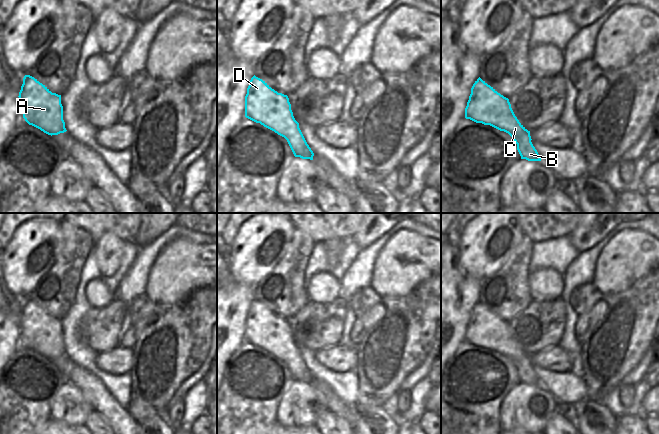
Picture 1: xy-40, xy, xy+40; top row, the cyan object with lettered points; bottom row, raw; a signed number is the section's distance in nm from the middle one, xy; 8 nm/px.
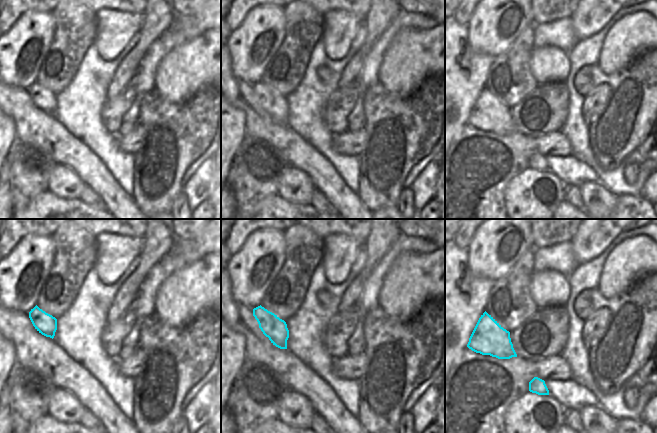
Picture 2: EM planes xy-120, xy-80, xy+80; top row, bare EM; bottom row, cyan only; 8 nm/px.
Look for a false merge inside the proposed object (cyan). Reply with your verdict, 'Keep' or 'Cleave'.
Keep.

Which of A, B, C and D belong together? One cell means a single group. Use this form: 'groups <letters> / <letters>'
groups A B C D

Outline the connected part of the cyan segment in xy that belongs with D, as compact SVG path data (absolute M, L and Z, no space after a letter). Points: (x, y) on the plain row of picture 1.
M255 299L249 306L247 318L245 320L245 341L256 347L260 347L264 351L284 361L295 381L313 384L314 377L307 368L299 352L299 347L293 340L288 320L278 317L265 305Z

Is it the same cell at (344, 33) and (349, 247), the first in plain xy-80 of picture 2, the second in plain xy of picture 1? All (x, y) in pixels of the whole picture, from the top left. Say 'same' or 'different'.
different

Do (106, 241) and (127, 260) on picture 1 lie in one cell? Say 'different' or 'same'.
different

